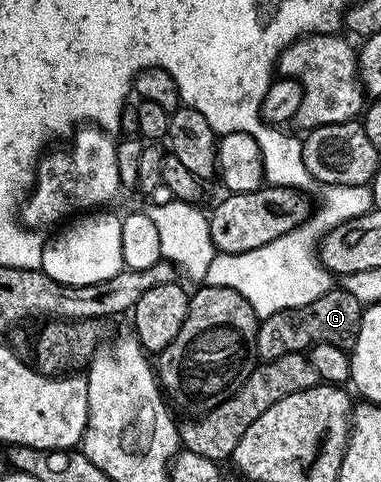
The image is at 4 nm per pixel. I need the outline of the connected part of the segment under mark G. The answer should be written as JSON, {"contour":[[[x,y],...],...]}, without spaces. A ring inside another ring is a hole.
{"contour":[[[334,289],[323,293],[323,297],[315,297],[315,301],[311,301],[311,305],[303,305],[302,307],[296,307],[296,309],[283,309],[279,313],[271,313],[271,317],[262,319],[257,324],[256,358],[261,361],[268,361],[278,359],[284,355],[305,353],[316,343],[330,343],[336,347],[352,349],[359,337],[362,310],[363,304],[355,297],[351,297],[351,293],[347,293],[344,289]]]}

